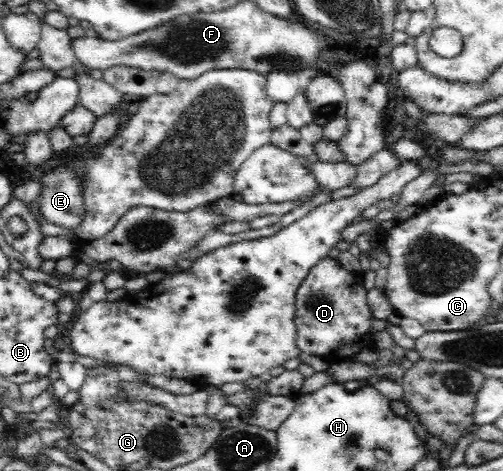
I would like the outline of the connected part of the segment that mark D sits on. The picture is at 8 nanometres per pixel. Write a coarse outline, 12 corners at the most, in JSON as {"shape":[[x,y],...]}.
{"shape":[[321,260],[298,288],[303,353],[375,347],[361,274]]}

